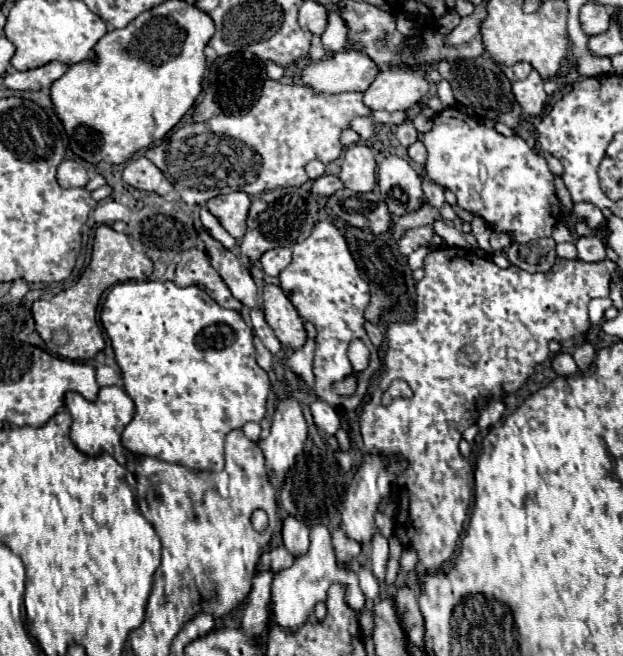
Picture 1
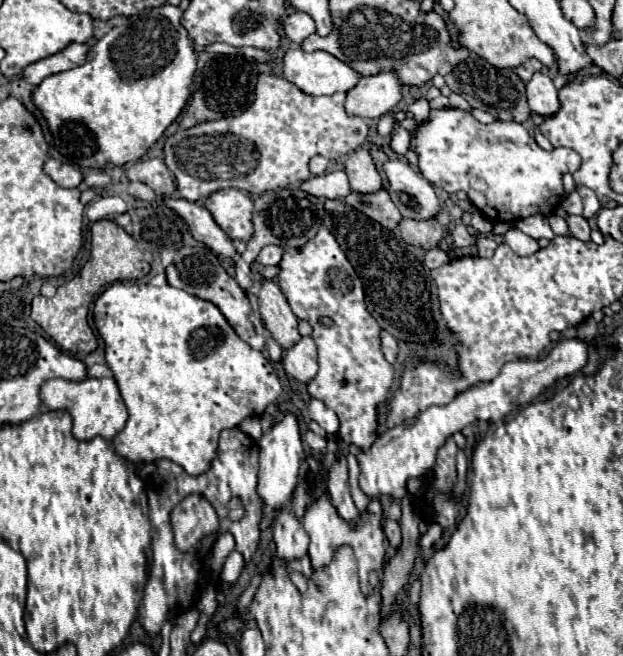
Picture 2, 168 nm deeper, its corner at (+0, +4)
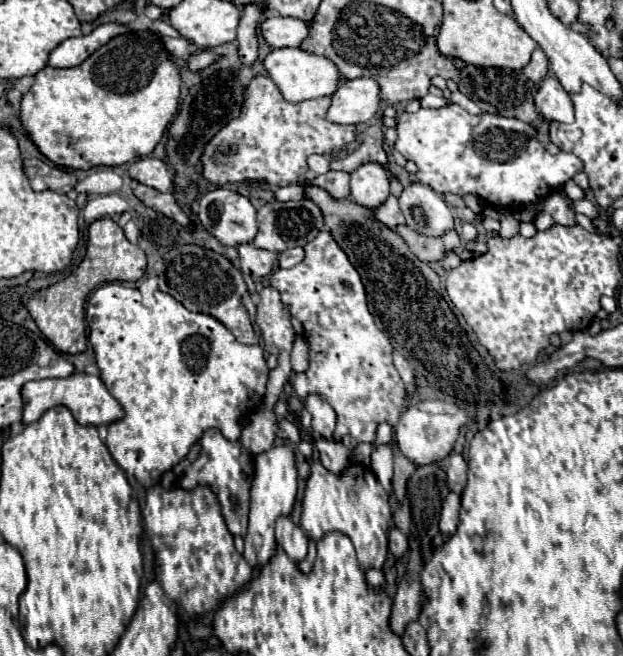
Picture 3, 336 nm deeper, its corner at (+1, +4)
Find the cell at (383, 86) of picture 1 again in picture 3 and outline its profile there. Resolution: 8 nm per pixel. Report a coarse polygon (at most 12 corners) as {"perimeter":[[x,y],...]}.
{"perimeter":[[373,78],[343,80],[327,120],[361,124],[379,106]]}

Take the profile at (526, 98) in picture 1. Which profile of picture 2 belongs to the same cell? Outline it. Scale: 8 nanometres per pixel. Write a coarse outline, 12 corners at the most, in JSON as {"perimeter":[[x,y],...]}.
{"perimeter":[[546,72],[526,82],[534,114],[558,110],[558,90]]}

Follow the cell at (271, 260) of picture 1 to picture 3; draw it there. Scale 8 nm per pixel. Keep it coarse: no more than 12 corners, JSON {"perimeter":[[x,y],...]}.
{"perimeter":[[241,244],[241,268],[257,278],[271,274],[277,252]]}

